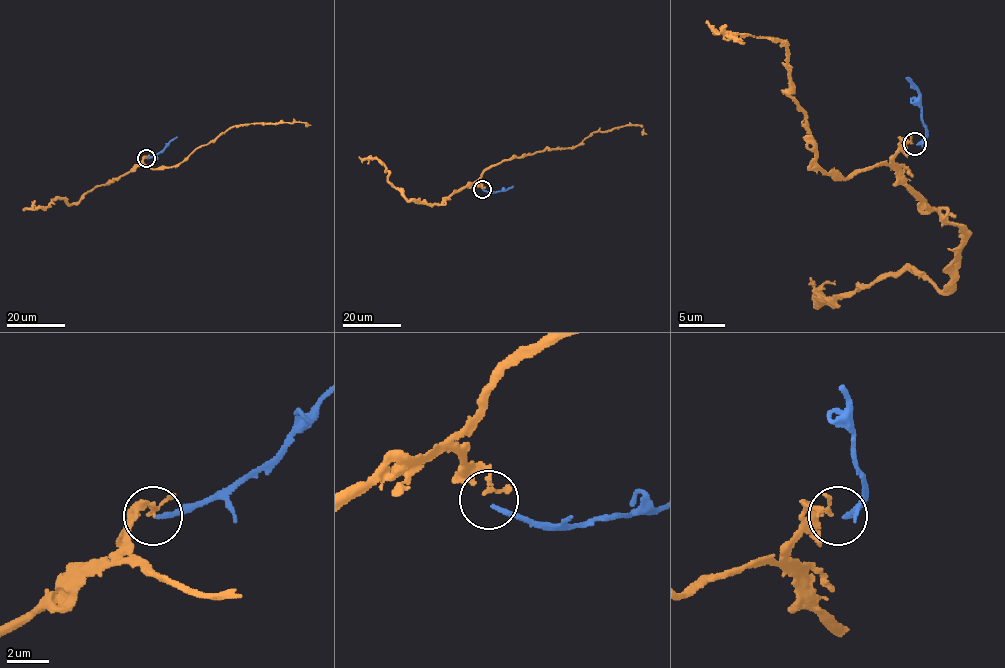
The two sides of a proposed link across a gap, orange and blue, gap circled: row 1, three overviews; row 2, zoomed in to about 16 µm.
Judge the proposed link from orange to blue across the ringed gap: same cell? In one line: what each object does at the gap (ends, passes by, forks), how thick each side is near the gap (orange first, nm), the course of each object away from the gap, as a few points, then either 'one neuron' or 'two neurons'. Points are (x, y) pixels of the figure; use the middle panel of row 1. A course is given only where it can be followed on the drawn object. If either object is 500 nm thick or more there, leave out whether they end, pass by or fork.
orange passes by; blue ends; calibres 140 and 220 nm; course orange (482, 188), (482, 173), (505, 160), (577, 146), (593, 132), (626, 125), (642, 126), (646, 134); course blue (482, 189), (495, 192), (513, 186); one neuron

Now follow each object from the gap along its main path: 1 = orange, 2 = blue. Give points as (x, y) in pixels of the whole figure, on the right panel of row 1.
1: (913, 144), (844, 178), (825, 171), (807, 116), (786, 93), (791, 70), (784, 42), (714, 33), (742, 40)
2: (915, 144), (925, 137), (920, 95), (906, 77)

